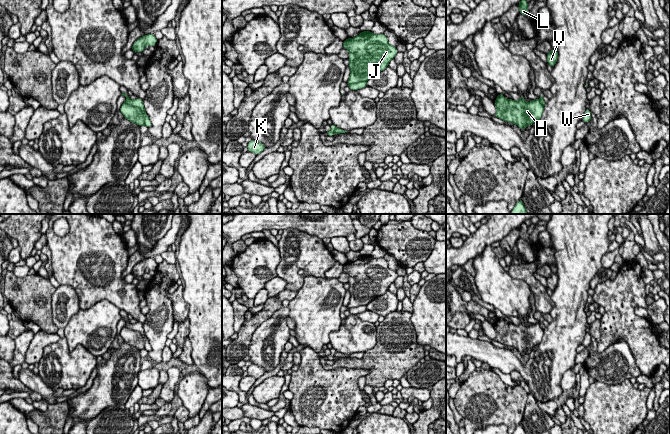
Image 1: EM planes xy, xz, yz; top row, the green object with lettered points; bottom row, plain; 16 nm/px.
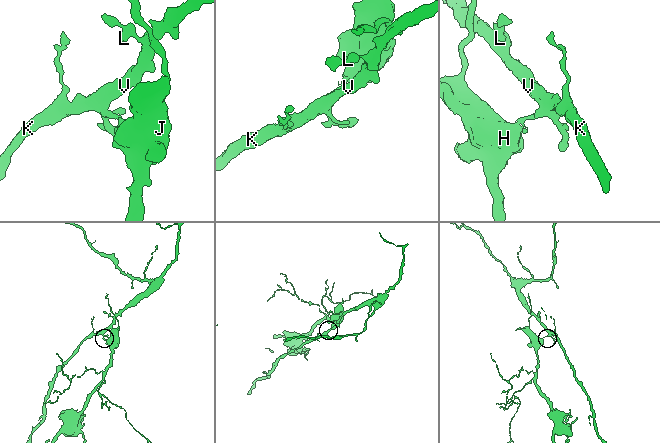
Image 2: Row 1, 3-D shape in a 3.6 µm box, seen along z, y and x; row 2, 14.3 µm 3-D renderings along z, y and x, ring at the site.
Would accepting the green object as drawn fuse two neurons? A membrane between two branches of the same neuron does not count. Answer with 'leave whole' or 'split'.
split

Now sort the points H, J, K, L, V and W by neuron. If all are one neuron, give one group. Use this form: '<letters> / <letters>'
H J / K L V W

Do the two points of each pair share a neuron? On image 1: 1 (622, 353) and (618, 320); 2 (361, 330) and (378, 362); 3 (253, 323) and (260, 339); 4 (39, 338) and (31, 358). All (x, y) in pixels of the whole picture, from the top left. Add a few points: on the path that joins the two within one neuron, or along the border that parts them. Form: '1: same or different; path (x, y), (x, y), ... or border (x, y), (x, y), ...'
1: different; border (605, 348), (619, 340), (624, 340), (634, 359)
2: different; border (377, 327), (376, 343), (364, 352)
3: different; border (273, 313), (254, 331), (247, 351)
4: same; path (38, 343), (34, 353)

